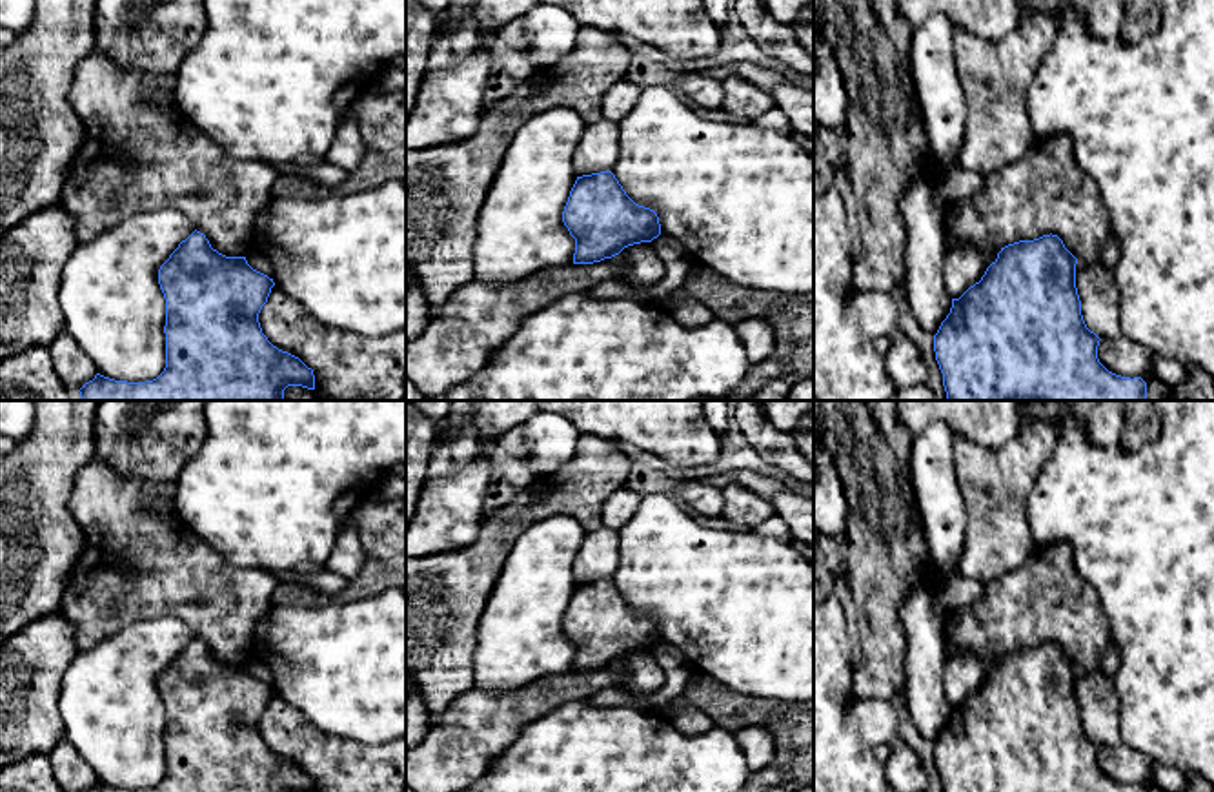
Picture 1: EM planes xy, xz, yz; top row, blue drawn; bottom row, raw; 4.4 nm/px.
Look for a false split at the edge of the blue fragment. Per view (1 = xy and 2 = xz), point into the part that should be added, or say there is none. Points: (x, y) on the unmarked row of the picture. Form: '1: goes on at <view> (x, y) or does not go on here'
1: does not go on here
2: does not go on here

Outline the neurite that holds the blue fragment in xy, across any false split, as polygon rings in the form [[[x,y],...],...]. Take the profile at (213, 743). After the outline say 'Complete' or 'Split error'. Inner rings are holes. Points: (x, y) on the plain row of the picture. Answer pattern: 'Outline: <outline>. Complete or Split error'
Outline: [[[193,639],[158,677],[166,706],[166,776],[146,790],[95,783],[86,792],[315,792],[313,777],[278,757],[262,741],[258,721],[268,710],[273,686],[253,677],[246,665],[226,665],[204,641]]]. Complete

